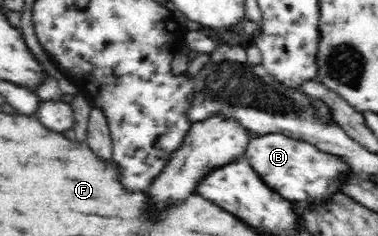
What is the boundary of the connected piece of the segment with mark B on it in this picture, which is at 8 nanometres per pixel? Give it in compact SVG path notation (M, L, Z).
M275 132L252 135L244 147L243 157L266 186L297 204L300 210L313 199L322 198L329 191L339 189L342 174L348 171L343 162L320 152L313 144Z

